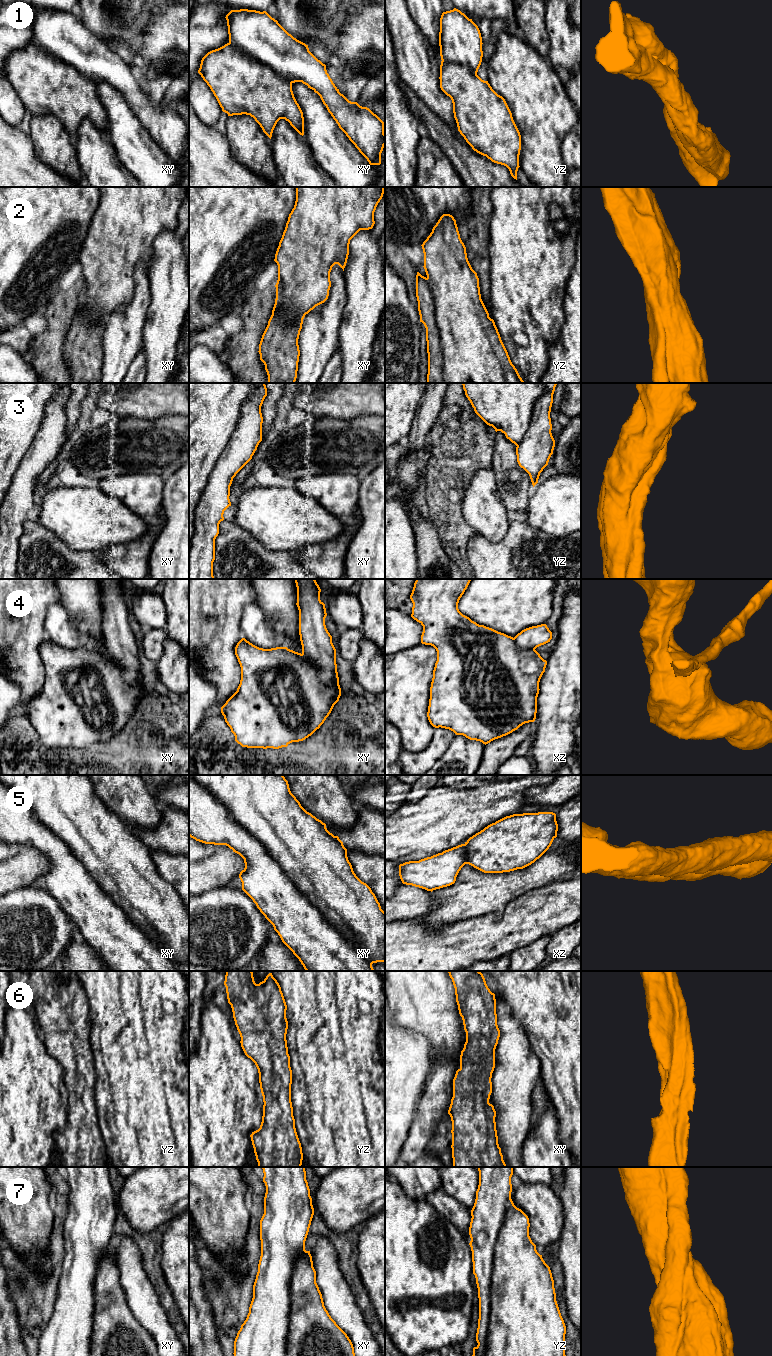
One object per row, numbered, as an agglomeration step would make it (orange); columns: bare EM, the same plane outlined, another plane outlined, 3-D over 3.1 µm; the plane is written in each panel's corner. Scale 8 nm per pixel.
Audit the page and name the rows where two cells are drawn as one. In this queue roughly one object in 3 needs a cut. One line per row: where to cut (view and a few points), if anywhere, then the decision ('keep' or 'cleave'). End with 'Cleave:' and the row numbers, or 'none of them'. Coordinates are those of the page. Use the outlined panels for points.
1: cut none; keep
2: cut yz (426, 278), (432, 293), (435, 322), (439, 332), (443, 382); cleave
3: cut none; keep
4: cut xy (302, 653), (317, 669), (318, 677), (322, 681), (338, 683); cleave
5: cut none; keep
6: cut none; keep
7: cut none; keep
Cleave: 2, 4

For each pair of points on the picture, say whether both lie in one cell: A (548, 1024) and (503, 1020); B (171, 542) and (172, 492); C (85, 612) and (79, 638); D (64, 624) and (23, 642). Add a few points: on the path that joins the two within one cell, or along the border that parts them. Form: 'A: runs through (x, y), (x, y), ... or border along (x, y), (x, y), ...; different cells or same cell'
A: border along (505, 1001), (529, 1042); different cells
B: runs through (173, 530), (173, 504); same cell
C: border along (67, 612), (75, 626), (89, 637), (91, 644); different cells
D: border along (47, 609), (45, 617), (46, 637); different cells

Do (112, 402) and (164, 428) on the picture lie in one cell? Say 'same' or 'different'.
same

